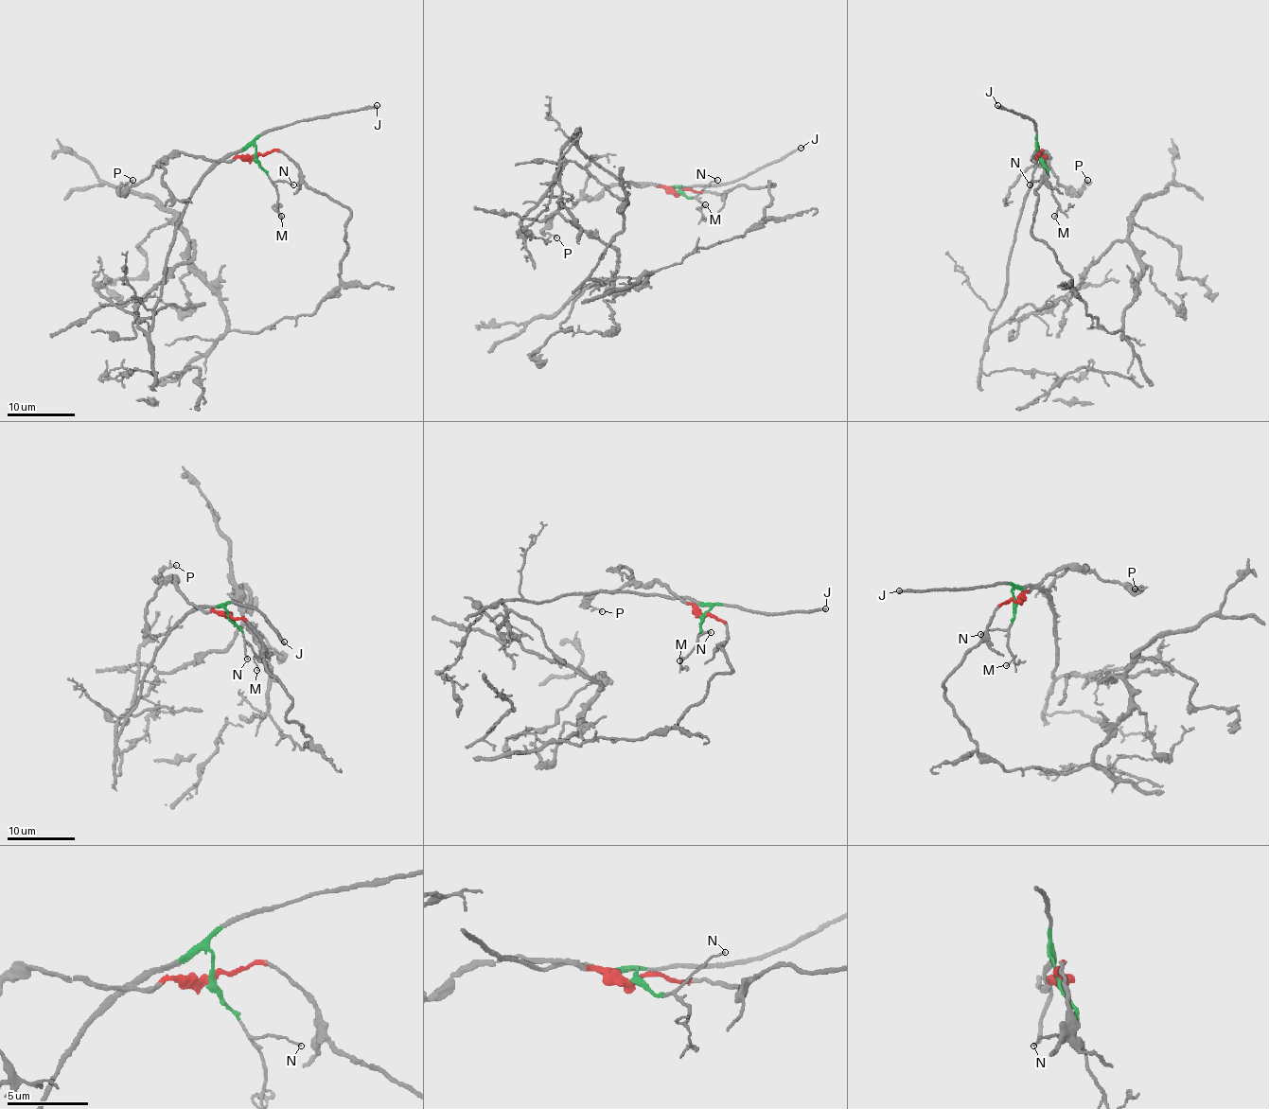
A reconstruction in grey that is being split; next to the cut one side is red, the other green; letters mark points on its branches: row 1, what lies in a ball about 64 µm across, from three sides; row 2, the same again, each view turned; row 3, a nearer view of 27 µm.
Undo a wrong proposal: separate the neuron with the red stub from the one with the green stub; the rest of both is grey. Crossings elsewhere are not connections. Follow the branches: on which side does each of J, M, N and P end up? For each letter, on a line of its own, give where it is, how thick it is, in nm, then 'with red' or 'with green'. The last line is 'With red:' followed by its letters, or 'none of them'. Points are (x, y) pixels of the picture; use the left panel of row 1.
J: at (377, 105); 200 nm thick; with green
M: at (281, 216); 110 nm thick; with green
N: at (293, 184); 90 nm thick; with green
P: at (132, 180); 110 nm thick; with red
With red: P

